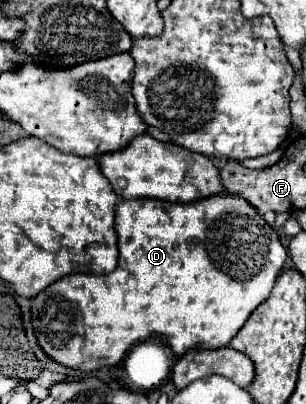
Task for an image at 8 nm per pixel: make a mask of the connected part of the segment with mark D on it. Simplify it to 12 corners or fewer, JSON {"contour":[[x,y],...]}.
{"contour":[[234,193],[124,199],[120,263],[32,299],[80,371],[224,347],[288,251]]}

